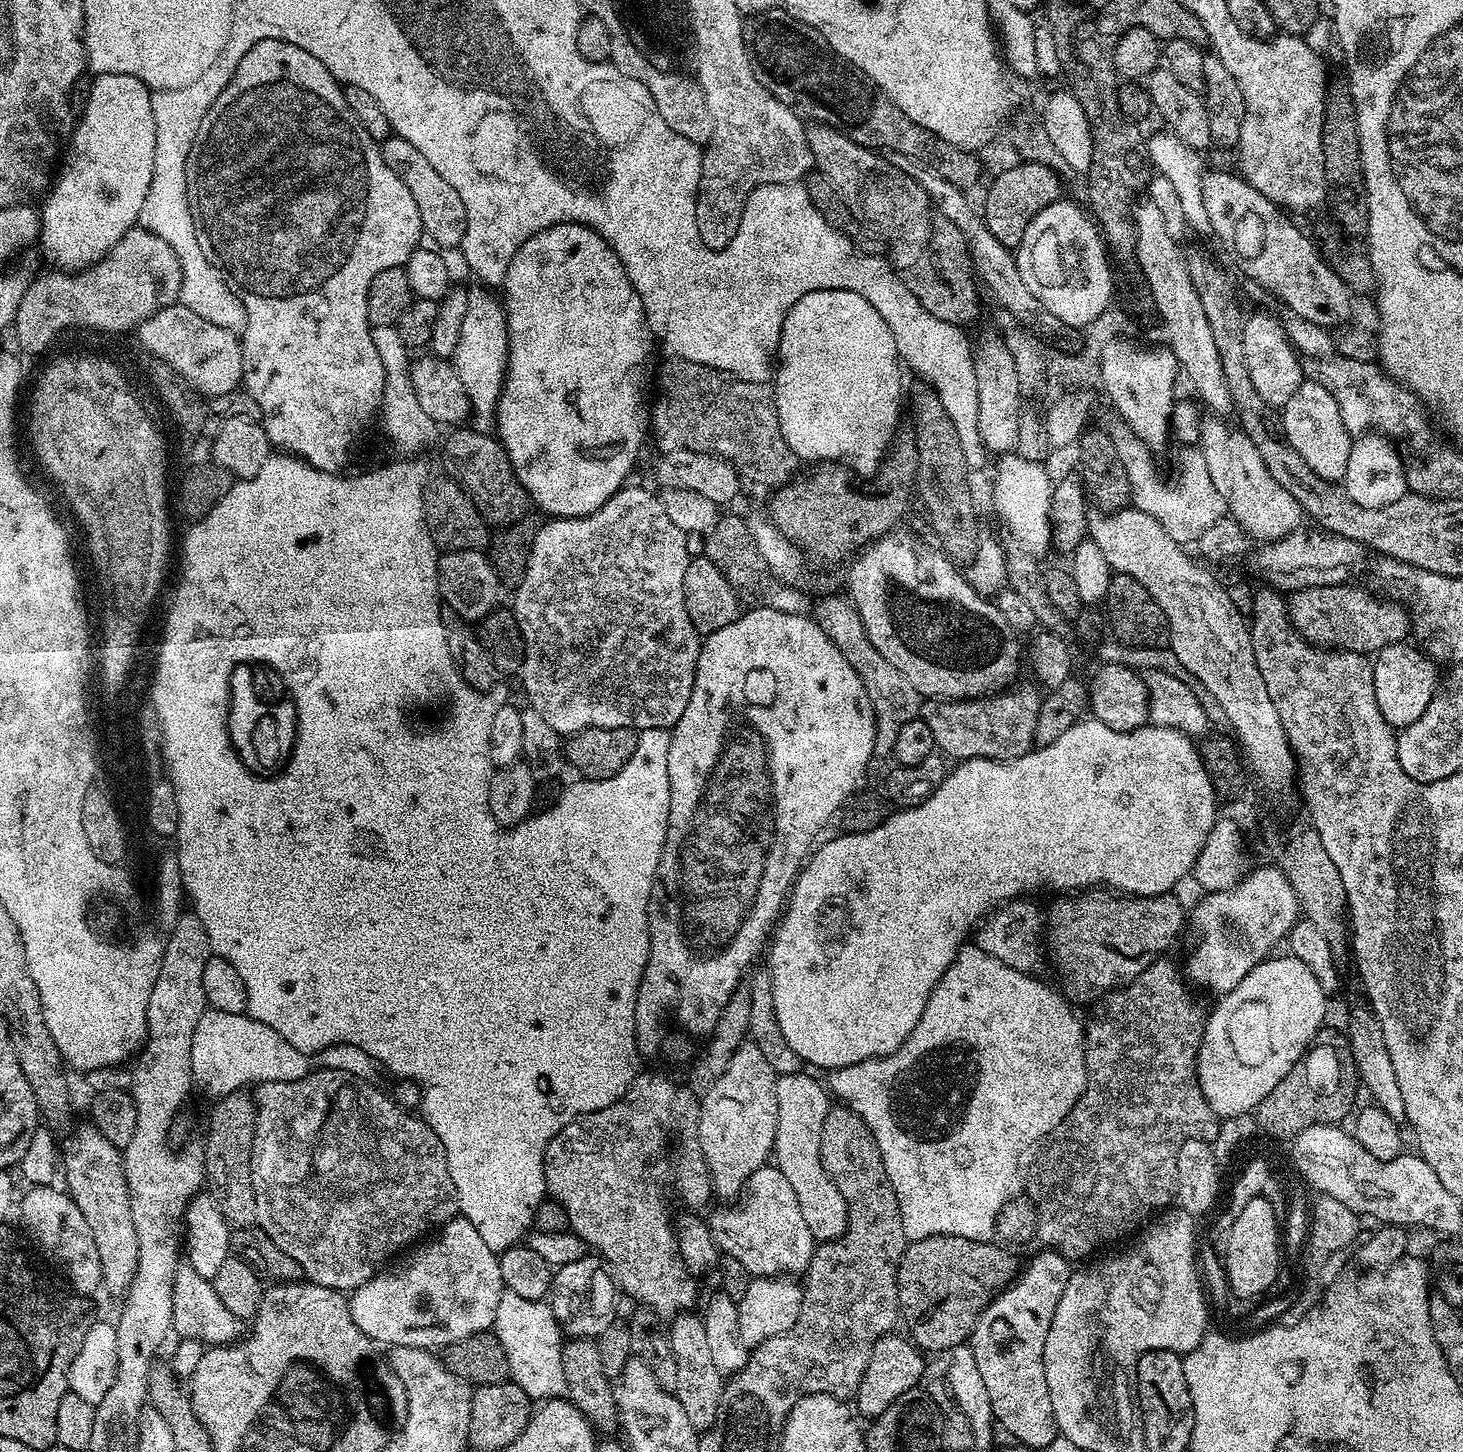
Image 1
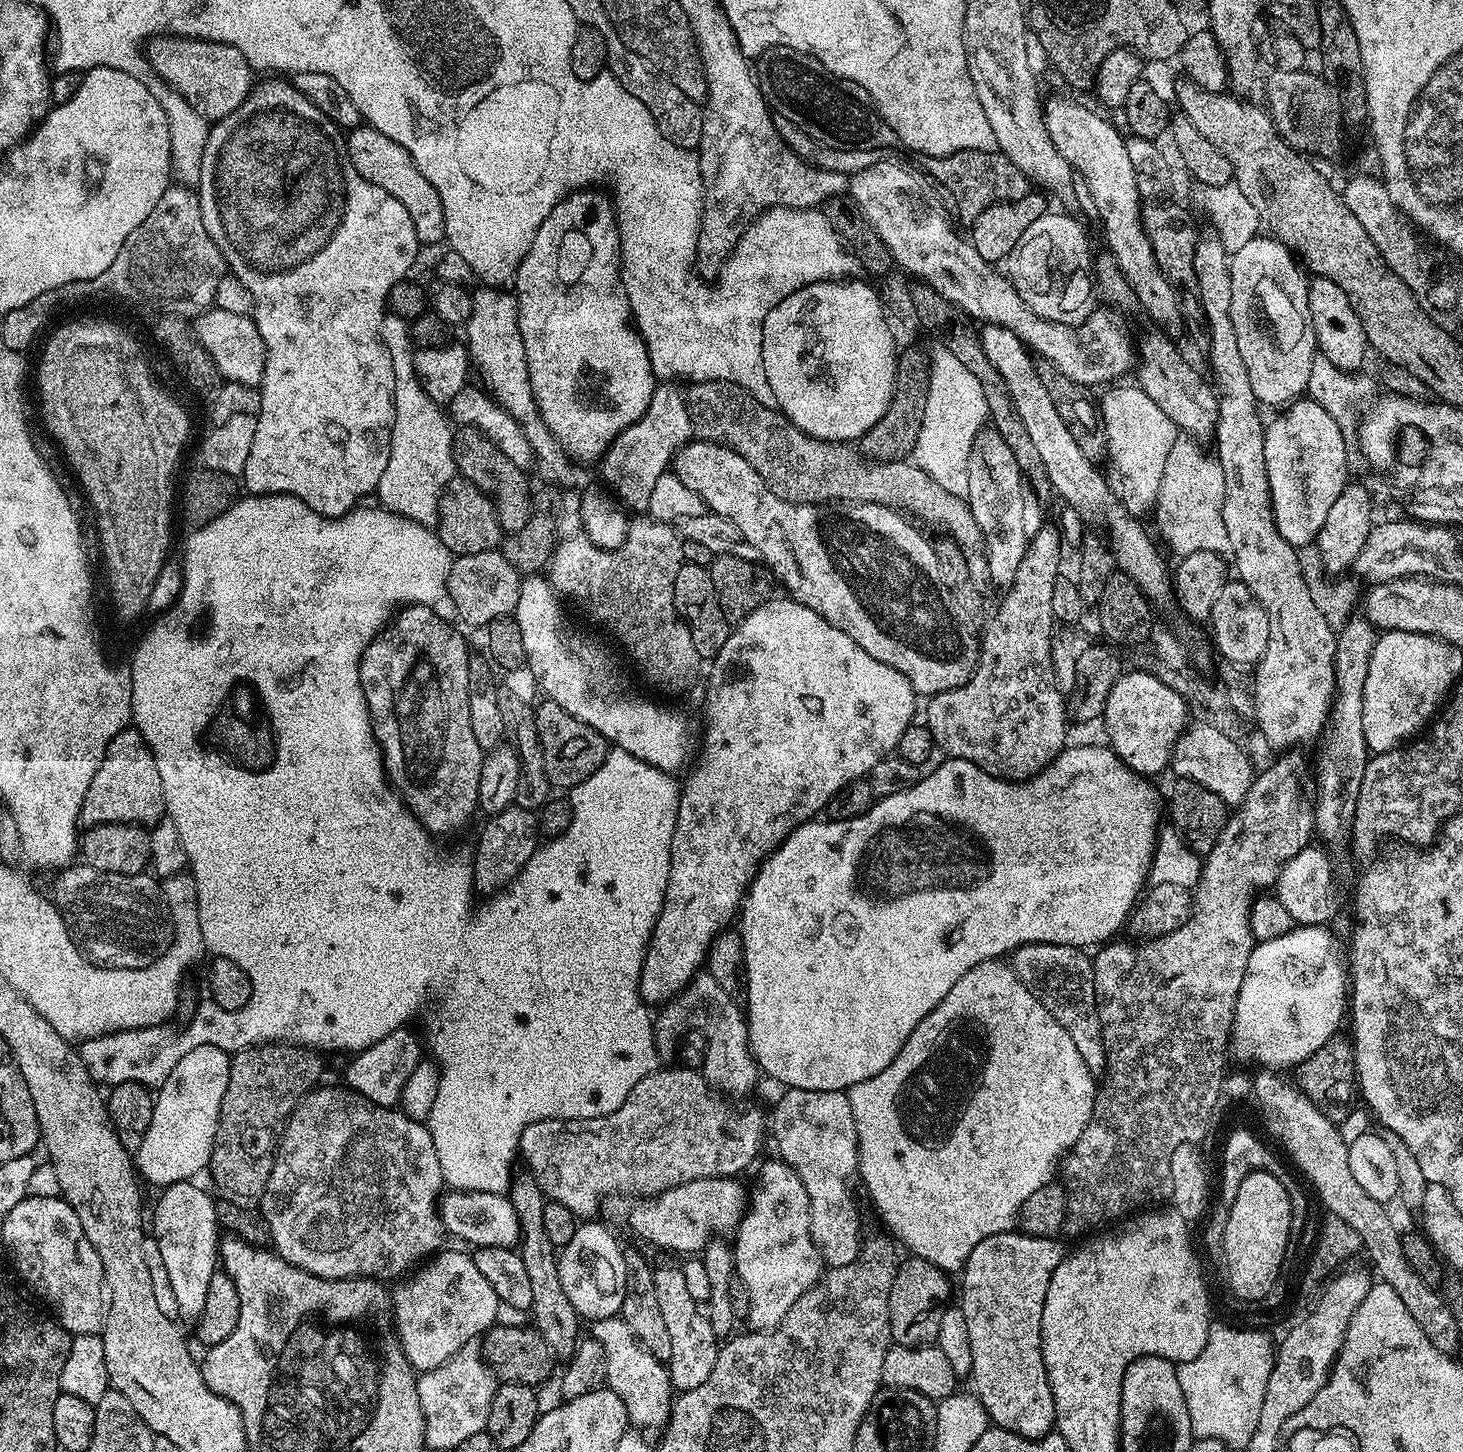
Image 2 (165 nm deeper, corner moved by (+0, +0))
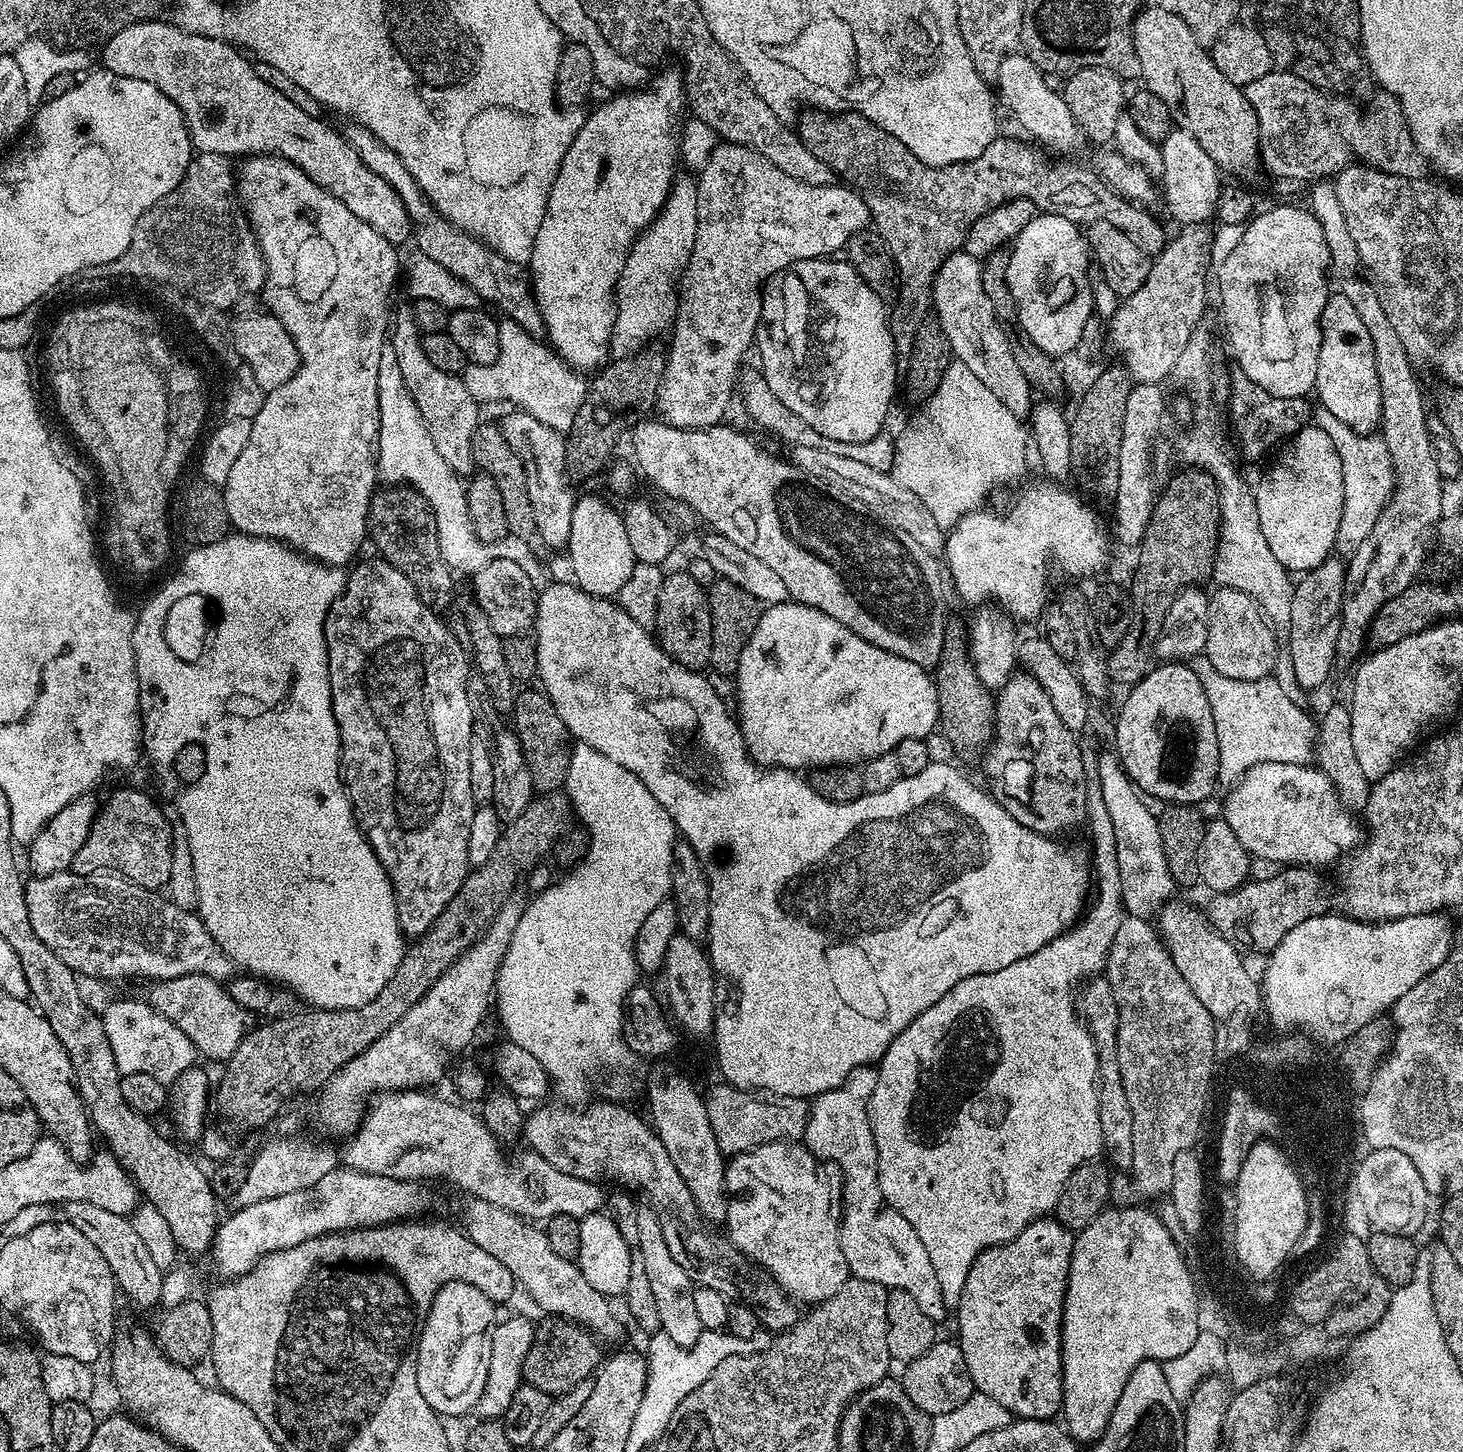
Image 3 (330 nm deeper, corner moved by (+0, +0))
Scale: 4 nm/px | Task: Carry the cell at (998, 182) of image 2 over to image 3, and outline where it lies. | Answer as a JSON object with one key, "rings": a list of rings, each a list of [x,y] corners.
{"rings":[[[810,110],[804,115],[801,115],[798,120],[798,135],[802,143],[810,149],[818,159],[826,163],[833,169],[833,171],[839,176],[845,176],[848,181],[851,182],[857,189],[863,190],[862,195],[869,213],[871,213],[870,220],[874,225],[874,231],[877,236],[884,242],[884,247],[890,255],[894,258],[896,263],[896,275],[898,277],[898,291],[894,303],[891,305],[888,314],[888,325],[890,326],[890,334],[892,335],[892,341],[894,342],[894,350],[896,351],[896,367],[897,369],[904,369],[908,365],[908,359],[910,358],[910,350],[912,349],[912,343],[914,342],[914,334],[918,331],[918,326],[922,323],[922,318],[926,318],[933,311],[934,305],[932,303],[932,287],[936,281],[936,271],[942,266],[944,257],[948,256],[952,252],[959,252],[964,247],[966,238],[968,237],[968,231],[970,226],[974,226],[974,222],[978,222],[978,218],[982,218],[990,210],[994,210],[998,206],[1002,206],[1006,202],[1011,200],[1032,200],[1034,206],[1044,214],[1049,216],[1061,216],[1066,218],[1071,224],[1077,226],[1091,226],[1097,224],[1099,220],[1102,222],[1110,222],[1110,226],[1118,226],[1118,230],[1122,230],[1126,234],[1126,238],[1130,238],[1130,242],[1134,242],[1134,246],[1138,246],[1143,252],[1150,258],[1154,258],[1164,249],[1166,243],[1166,235],[1164,236],[1164,228],[1151,216],[1147,207],[1139,204],[1133,204],[1132,201],[1124,199],[1123,196],[1119,196],[1111,184],[1104,179],[1103,176],[1092,172],[1088,168],[1055,168],[1052,164],[1047,164],[1044,160],[1039,160],[1026,145],[1020,140],[1003,140],[1003,138],[997,138],[992,141],[986,150],[982,150],[982,154],[978,154],[976,160],[968,160],[964,164],[951,164],[945,168],[932,168],[929,164],[924,164],[914,154],[910,154],[910,150],[906,150],[906,146],[902,142],[898,142],[898,138],[894,138],[894,134],[890,134],[886,130],[882,130],[874,122],[870,122],[864,115],[858,112],[845,112],[843,114],[829,114],[824,111]]]}

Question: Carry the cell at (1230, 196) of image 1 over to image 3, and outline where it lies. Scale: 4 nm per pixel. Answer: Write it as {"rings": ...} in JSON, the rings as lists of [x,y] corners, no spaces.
{"rings":[[[1339,294],[1329,295],[1326,306],[1320,315],[1320,349],[1318,350],[1318,374],[1314,396],[1317,396],[1319,407],[1330,410],[1338,422],[1346,422],[1356,432],[1372,434],[1380,427],[1382,414],[1382,397],[1378,386],[1378,375],[1374,366],[1374,347],[1369,331],[1354,310],[1353,303]]]}

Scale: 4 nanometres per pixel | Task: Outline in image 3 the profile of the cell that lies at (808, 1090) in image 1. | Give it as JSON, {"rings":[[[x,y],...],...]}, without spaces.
{"rings":[[[875,1067],[855,1068],[843,1084],[815,1097],[808,1109],[802,1143],[821,1161],[835,1165],[842,1177],[840,1245],[849,1273],[857,1280],[878,1282],[889,1290],[903,1290],[922,1306],[926,1318],[940,1322],[947,1312],[949,1315],[950,1308],[944,1302],[942,1286],[938,1286],[930,1254],[922,1246],[922,1238],[914,1234],[914,1226],[884,1201],[878,1186],[878,1150],[868,1117],[868,1099],[877,1082]]]}

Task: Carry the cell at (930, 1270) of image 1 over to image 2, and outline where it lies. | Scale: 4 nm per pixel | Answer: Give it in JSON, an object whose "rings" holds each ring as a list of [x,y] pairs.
{"rings":[[[908,1258],[894,1274],[894,1286],[890,1286],[890,1330],[896,1344],[907,1348],[928,1346],[935,1341],[944,1309],[949,1307],[948,1295],[954,1288],[948,1285],[949,1277],[940,1268],[919,1258]]]}

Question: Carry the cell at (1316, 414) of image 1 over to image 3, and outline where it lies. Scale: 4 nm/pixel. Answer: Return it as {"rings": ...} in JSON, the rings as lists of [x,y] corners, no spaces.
{"rings":[[[1315,426],[1297,432],[1279,452],[1280,457],[1273,462],[1272,469],[1261,478],[1260,485],[1255,485],[1254,520],[1262,530],[1267,555],[1277,560],[1289,573],[1303,574],[1314,570],[1333,555],[1338,522],[1342,522],[1342,462],[1338,458],[1338,450],[1334,450],[1334,442],[1330,442],[1330,434]]]}

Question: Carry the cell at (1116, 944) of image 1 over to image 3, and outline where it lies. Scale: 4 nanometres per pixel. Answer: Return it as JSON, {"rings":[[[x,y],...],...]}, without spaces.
{"rings":[[[1284,866],[1273,876],[1260,880],[1257,884],[1245,882],[1236,891],[1215,893],[1208,904],[1206,919],[1228,943],[1236,949],[1248,952],[1264,952],[1271,954],[1298,926],[1298,922],[1306,922],[1306,918],[1323,916],[1334,904],[1328,897],[1328,888],[1319,871],[1303,866]]]}

